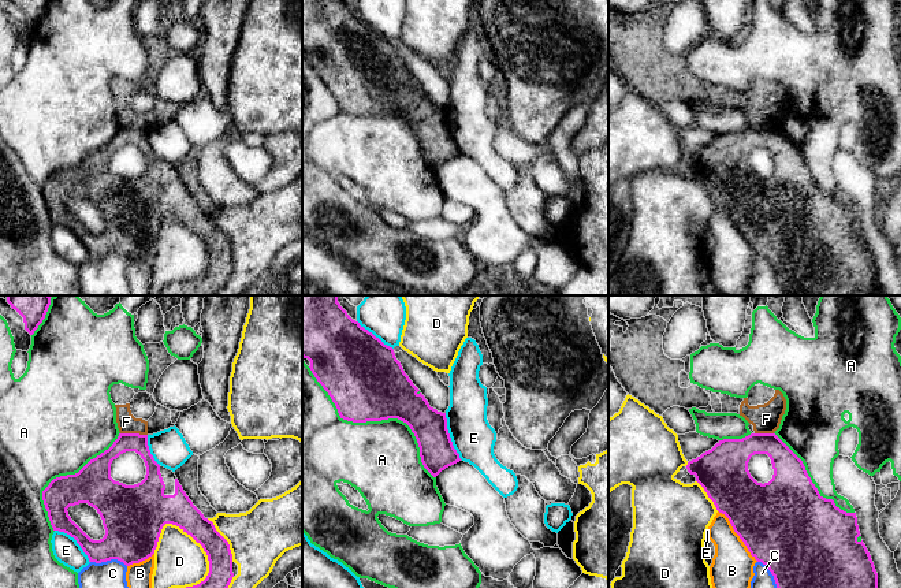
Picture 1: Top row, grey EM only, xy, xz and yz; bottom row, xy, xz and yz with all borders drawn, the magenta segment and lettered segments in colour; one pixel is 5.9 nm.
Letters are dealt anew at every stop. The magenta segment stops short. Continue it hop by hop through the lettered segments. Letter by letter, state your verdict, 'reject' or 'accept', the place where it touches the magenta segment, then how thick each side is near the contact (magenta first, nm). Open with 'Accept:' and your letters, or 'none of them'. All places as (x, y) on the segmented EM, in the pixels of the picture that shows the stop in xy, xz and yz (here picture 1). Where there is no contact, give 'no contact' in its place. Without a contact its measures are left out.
Accept: none of them
A: reject; meets magenta in xz at (376, 420); 440 nm thick on the magenta side, 460 nm on the other
B: reject; meets magenta in yz at (737, 533); 480 nm thick on the magenta side, 240 nm on the other
C: reject; meets magenta in xy at (108, 559); 340 nm thick on the magenta side, 160 nm on the other
D: reject; meets magenta in xy at (204, 550); 160 nm thick on the magenta side, 300 nm on the other
E: reject; meets magenta in xz at (449, 436); 200 nm thick on the magenta side, 240 nm on the other
F: reject; meets magenta in xy at (134, 434); 110 nm thick on the magenta side, 110 nm on the other

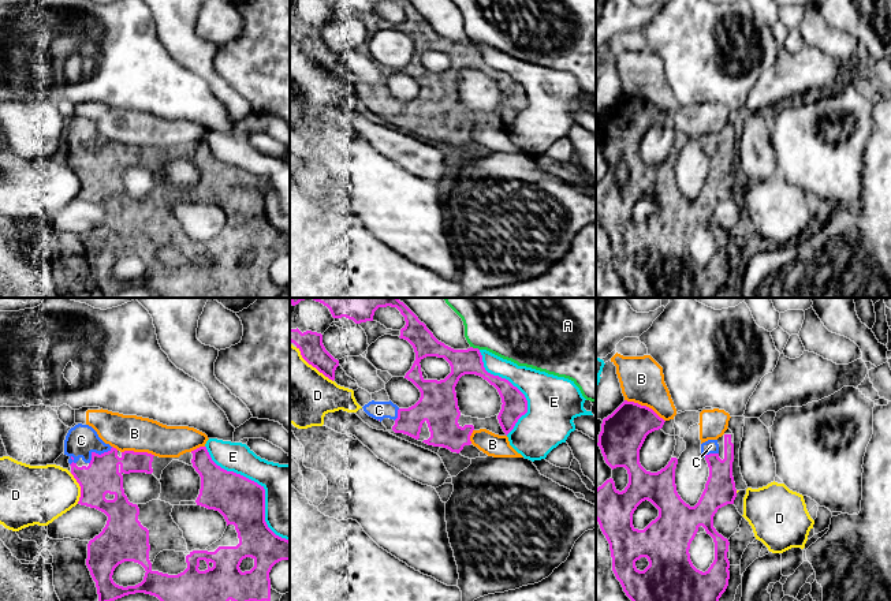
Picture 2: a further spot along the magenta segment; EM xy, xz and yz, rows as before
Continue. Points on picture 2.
Accept: C
A: reject; meets magenta in xz at (474, 348); 150 nm thick on the magenta side, 440 nm on the other
B: reject; meets magenta in yz at (645, 406); 260 nm thick on the magenta side, 260 nm on the other
C: accept; meets magenta in xy at (97, 454); 200 nm thick on the magenta side, 190 nm on the other
D: reject; meets magenta in xz at (313, 366); 140 nm thick on the magenta side, 380 nm on the other
E: reject; meets magenta in xy at (260, 485); 280 nm thick on the magenta side, 280 nm on the other

